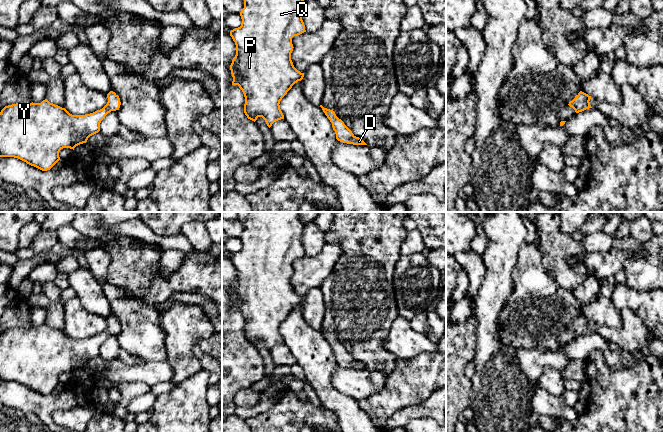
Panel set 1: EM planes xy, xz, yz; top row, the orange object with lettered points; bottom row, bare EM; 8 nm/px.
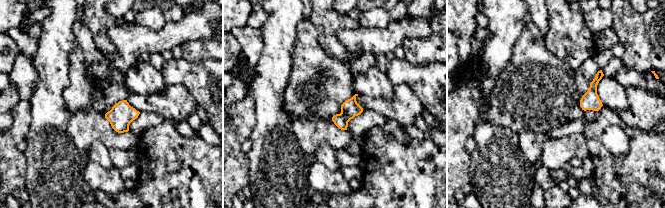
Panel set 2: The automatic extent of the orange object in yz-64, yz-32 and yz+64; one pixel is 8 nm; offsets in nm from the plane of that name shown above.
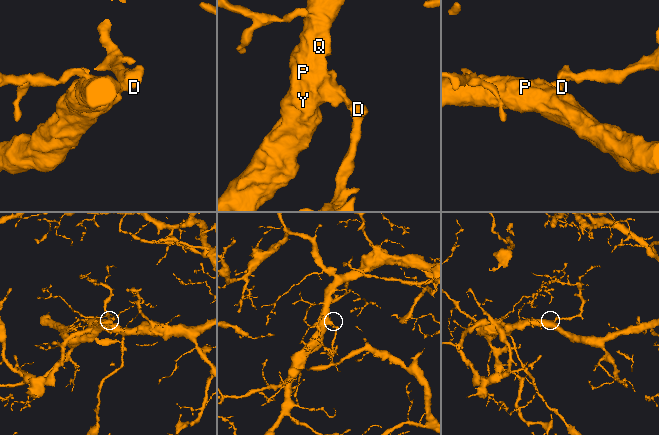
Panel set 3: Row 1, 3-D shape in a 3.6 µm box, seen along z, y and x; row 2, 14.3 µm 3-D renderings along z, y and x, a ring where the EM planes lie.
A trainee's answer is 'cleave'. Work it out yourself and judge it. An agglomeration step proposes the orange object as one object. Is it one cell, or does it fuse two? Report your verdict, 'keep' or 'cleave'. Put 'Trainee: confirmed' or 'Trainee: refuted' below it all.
keep
Trainee: refuted

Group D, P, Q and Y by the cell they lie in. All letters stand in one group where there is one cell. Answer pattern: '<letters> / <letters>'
D P Q Y

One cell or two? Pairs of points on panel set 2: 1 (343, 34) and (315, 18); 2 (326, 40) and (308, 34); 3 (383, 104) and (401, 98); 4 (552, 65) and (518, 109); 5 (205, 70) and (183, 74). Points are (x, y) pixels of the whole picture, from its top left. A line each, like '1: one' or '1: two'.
1: two
2: two
3: one
4: one
5: one

